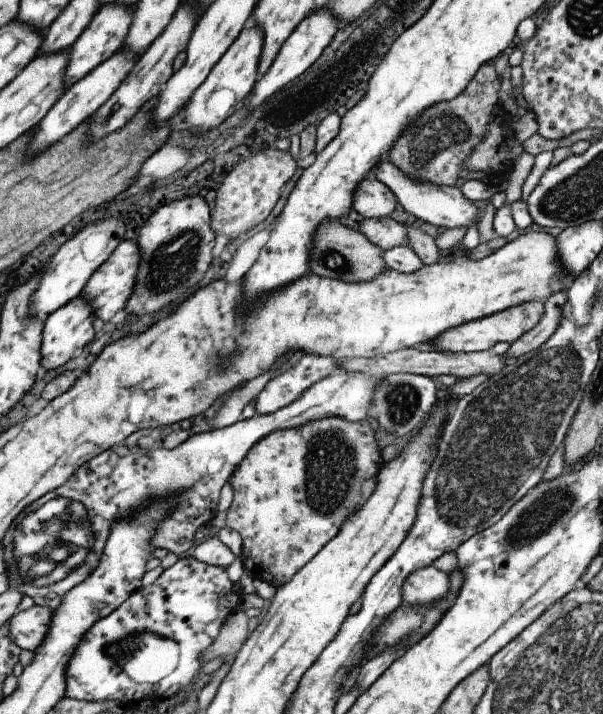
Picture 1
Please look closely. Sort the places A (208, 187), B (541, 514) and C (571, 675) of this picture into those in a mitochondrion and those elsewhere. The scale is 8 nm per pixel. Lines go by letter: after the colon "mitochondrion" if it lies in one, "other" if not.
A: other
B: mitochondrion
C: mitochondrion

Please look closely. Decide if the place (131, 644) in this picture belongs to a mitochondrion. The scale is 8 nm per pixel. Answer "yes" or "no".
yes

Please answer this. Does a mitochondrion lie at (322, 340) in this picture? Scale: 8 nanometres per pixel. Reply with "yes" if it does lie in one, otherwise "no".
no

